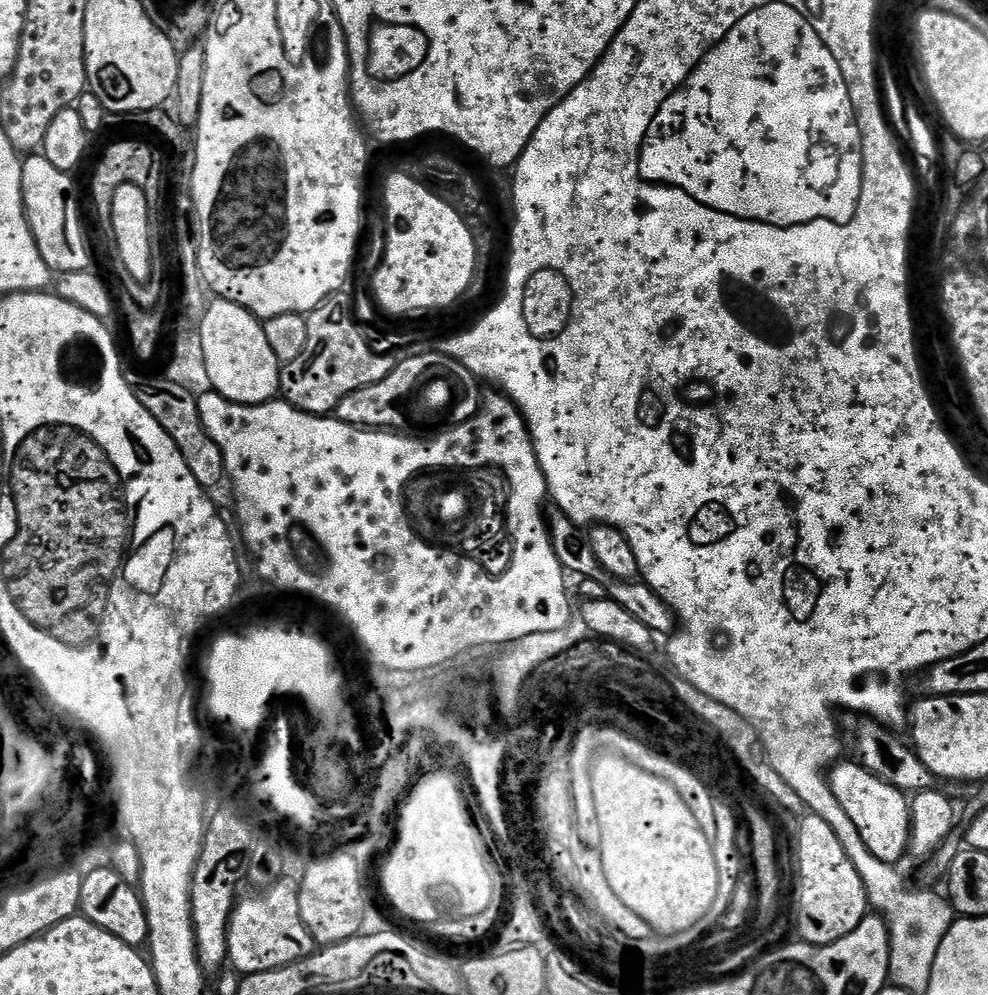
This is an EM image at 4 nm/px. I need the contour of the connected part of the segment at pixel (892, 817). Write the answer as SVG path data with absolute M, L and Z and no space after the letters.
M837 763L828 777L834 798L838 798L842 810L846 810L849 825L856 828L858 834L862 834L862 842L866 842L870 854L874 854L874 858L881 862L899 865L900 859L909 855L912 841L912 809L909 797L894 786L882 782L882 778L870 774L863 764L844 763Z

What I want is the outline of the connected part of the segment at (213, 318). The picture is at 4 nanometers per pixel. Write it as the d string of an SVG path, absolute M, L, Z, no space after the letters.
M213 299L200 323L202 355L206 357L206 371L210 373L212 391L222 394L230 402L239 404L264 404L267 400L277 399L280 392L280 369L282 365L274 358L270 342L266 342L264 325L251 312L229 300Z

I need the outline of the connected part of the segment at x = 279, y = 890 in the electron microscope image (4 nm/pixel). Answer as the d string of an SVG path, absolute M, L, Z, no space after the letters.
M281 878L272 888L237 899L228 923L227 963L241 977L262 974L298 963L317 951L306 922L302 922L300 885L295 879Z

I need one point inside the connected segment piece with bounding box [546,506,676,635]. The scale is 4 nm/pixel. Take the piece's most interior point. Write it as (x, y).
(569, 541)

